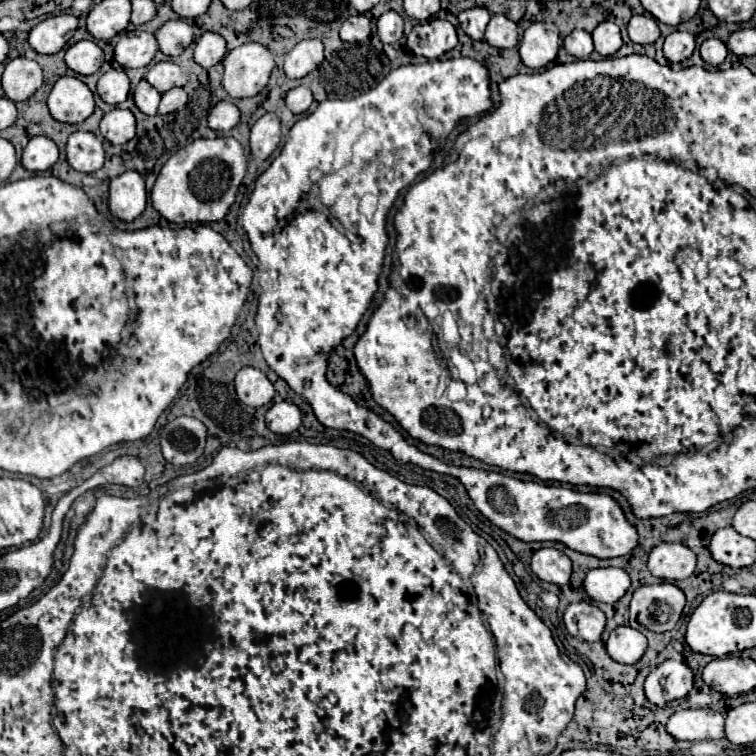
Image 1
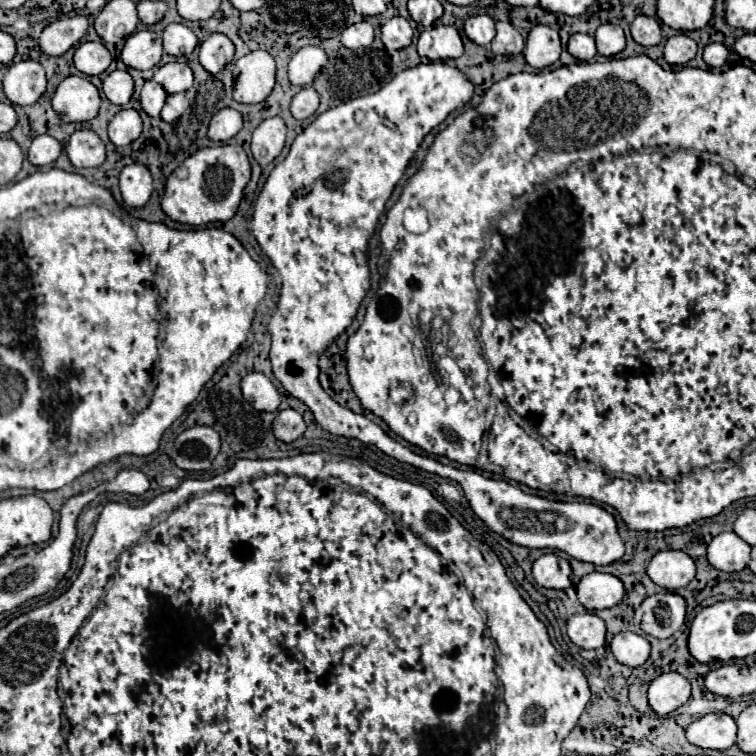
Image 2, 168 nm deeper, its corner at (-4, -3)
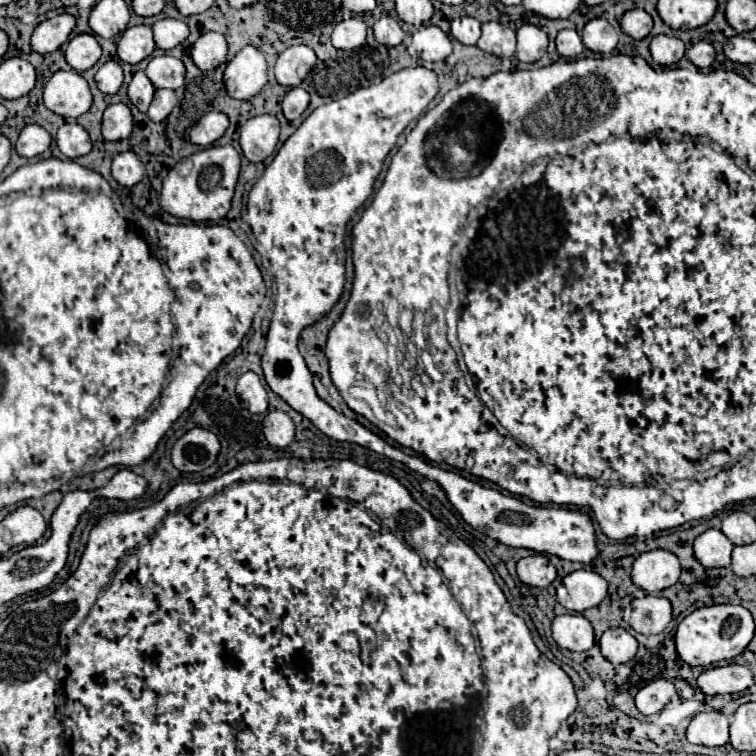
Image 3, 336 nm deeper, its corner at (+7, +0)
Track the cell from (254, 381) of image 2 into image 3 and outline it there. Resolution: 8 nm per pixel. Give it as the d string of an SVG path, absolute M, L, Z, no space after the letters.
M247 371L247 373L243 373L239 377L239 381L237 381L237 395L239 395L243 407L249 413L265 413L267 407L269 407L267 391L261 385L261 379L253 371Z

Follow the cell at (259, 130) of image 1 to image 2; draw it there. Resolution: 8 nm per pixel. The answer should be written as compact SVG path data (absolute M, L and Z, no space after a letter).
M266 118L252 134L252 154L256 162L264 168L268 166L284 148L286 124L282 118Z

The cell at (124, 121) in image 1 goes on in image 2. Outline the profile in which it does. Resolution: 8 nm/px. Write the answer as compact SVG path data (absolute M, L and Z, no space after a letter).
M120 110L108 124L108 136L114 146L132 144L142 132L142 118L136 110Z

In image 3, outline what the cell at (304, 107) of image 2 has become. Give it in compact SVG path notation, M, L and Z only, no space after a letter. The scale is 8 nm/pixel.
M291 89L285 99L283 99L283 113L289 121L295 121L301 117L301 113L307 109L309 105L309 93L305 89Z

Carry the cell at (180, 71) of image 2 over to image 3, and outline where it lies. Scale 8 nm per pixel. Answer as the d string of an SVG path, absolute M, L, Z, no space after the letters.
M161 55L161 57L153 57L149 61L145 75L157 89L159 87L179 89L179 87L183 87L183 81L185 81L185 65L177 57Z

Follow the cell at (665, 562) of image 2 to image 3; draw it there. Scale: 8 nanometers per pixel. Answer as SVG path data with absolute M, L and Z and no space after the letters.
M661 549L641 553L631 569L633 583L647 593L657 593L667 587L673 587L679 581L679 575L679 559L671 551Z

